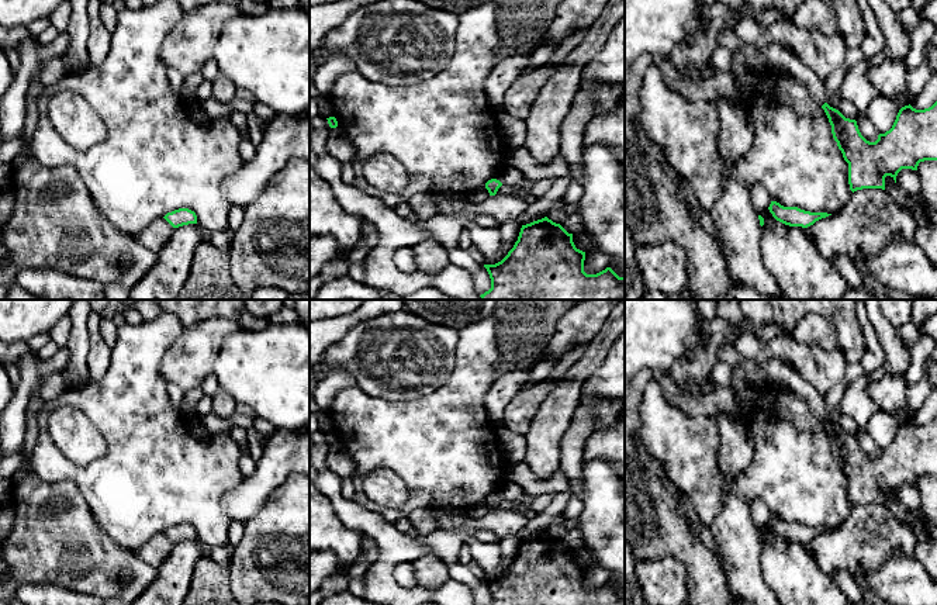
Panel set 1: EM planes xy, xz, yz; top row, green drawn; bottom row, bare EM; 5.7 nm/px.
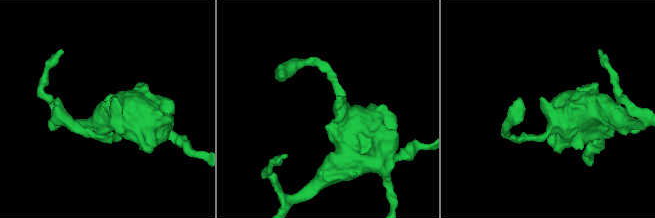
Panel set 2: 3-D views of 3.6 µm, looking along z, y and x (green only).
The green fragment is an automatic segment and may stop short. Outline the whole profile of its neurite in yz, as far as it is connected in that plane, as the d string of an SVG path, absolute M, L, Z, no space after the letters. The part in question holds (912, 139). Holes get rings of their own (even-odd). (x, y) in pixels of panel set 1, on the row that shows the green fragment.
M774 44L763 48L761 53L770 73L793 75L824 110L833 138L848 163L853 193L862 189L885 190L886 176L896 183L902 169L917 170L920 162L937 160L937 101L924 110L910 104L902 107L892 128L869 142L861 135L855 120L846 118L826 103L824 82L793 53Z

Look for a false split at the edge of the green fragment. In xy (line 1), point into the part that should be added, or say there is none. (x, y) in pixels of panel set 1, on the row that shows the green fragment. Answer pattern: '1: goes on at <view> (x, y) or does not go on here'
1: does not go on here

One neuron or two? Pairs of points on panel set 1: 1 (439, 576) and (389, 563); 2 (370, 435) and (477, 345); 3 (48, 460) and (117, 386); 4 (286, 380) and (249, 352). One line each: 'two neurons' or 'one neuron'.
1: two neurons
2: one neuron
3: one neuron
4: one neuron

